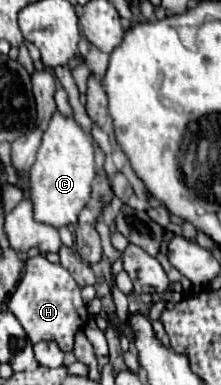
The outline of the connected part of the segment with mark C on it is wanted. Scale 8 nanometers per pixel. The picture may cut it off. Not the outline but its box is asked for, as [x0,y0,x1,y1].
[29,112,95,228]

